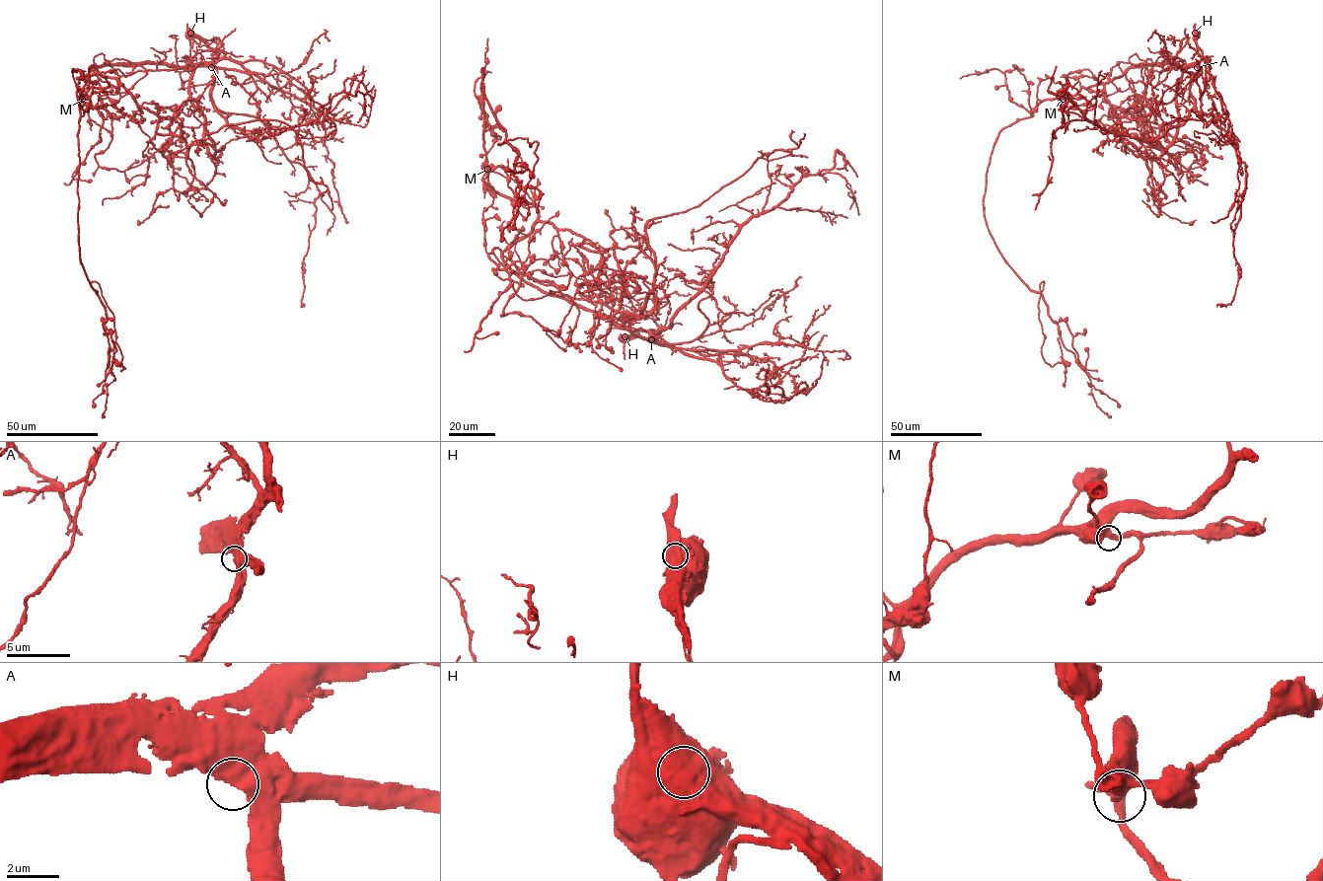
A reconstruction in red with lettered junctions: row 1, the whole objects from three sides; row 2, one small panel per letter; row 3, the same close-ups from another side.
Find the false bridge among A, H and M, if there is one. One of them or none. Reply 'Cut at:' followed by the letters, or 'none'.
Cut at: H

